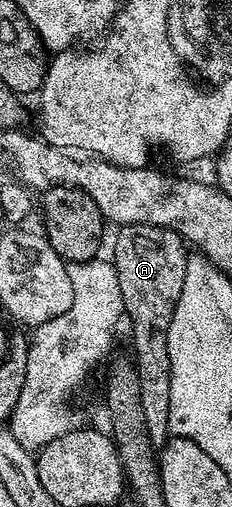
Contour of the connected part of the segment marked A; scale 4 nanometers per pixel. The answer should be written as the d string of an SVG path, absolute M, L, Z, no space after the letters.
M134 223L121 226L116 232L116 259L114 266L118 273L118 285L122 289L126 323L132 326L132 347L136 350L134 362L138 373L138 385L142 389L142 413L146 416L146 429L150 433L152 446L159 449L168 442L170 432L170 353L168 352L168 330L186 281L186 265L189 248L178 232L170 228L155 227L148 223Z

